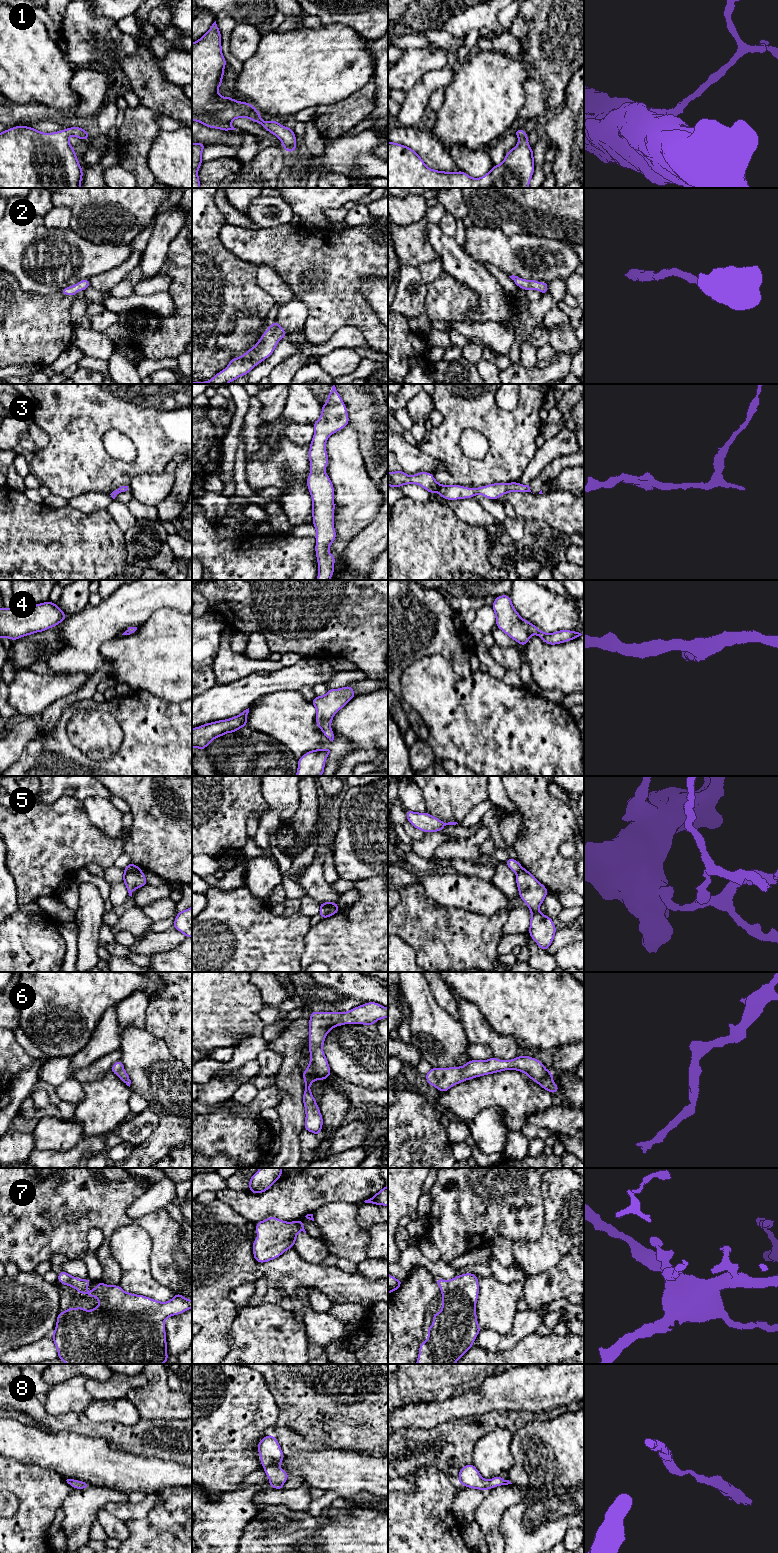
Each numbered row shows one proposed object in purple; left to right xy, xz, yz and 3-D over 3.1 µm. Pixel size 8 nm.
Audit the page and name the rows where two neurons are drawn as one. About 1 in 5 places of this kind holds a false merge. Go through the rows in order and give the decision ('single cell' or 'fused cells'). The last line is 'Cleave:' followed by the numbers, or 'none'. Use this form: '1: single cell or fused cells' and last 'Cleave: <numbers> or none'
1: single cell
2: single cell
3: single cell
4: single cell
5: fused cells
6: single cell
7: single cell
8: single cell
Cleave: 5

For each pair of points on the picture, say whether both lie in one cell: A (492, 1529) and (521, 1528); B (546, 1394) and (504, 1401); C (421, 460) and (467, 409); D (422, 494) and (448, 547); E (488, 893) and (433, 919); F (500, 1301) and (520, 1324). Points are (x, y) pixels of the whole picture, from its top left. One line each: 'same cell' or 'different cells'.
A: different cells
B: same cell
C: different cells
D: different cells
E: different cells
F: different cells

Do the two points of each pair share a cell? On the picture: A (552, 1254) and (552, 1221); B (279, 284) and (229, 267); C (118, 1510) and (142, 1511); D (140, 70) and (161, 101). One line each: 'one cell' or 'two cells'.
A: one cell
B: two cells
C: one cell
D: one cell

